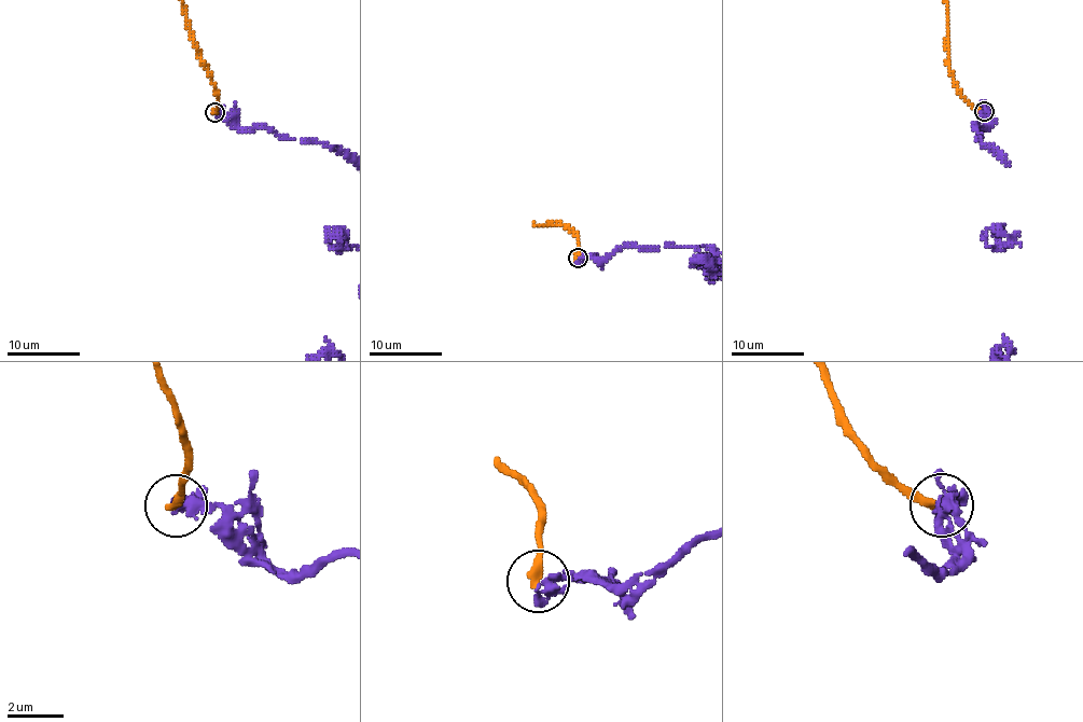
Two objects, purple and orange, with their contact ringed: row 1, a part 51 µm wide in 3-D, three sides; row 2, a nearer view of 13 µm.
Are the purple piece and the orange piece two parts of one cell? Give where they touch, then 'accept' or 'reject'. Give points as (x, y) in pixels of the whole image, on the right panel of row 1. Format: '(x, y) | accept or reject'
(984, 111) | reject

